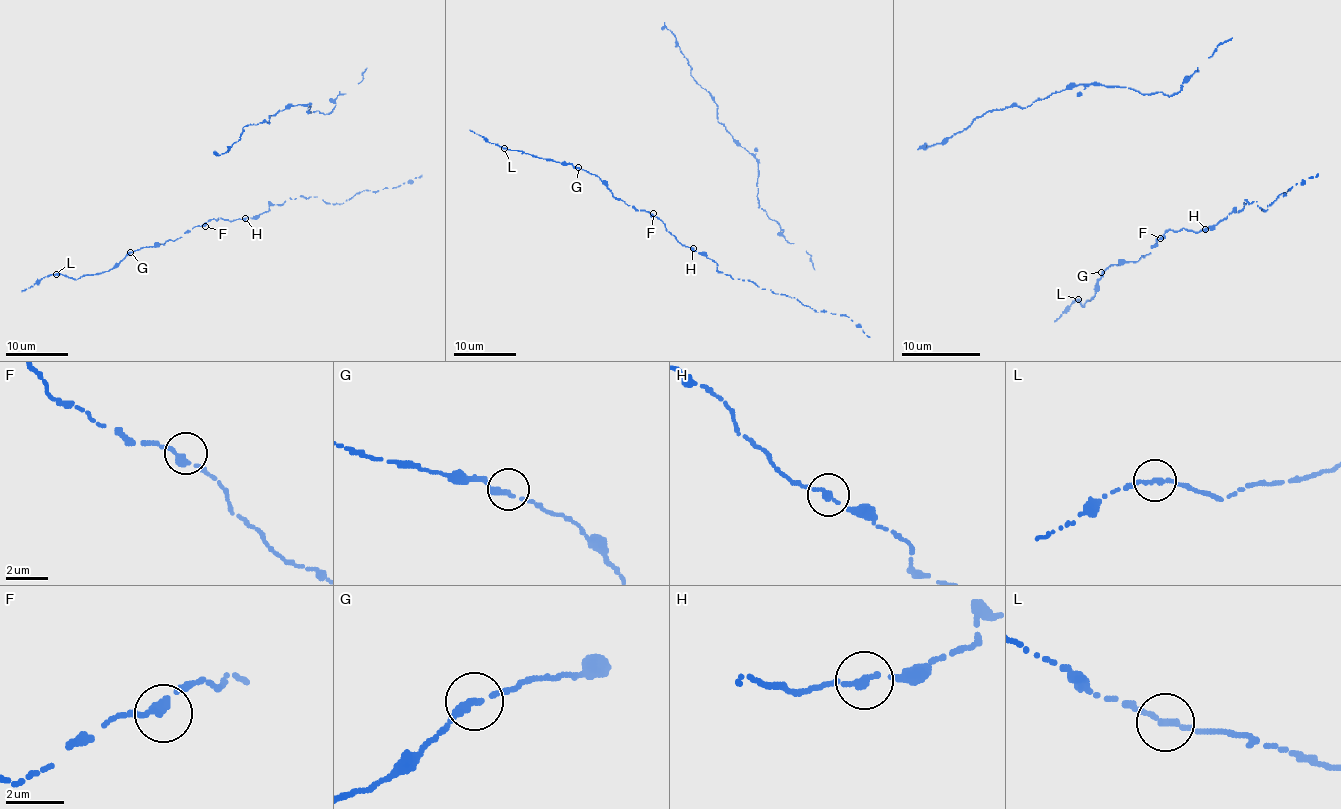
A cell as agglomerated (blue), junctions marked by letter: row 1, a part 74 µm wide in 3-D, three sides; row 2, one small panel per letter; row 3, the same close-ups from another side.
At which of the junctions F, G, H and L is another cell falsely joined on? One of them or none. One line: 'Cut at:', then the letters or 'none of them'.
Cut at: none of them

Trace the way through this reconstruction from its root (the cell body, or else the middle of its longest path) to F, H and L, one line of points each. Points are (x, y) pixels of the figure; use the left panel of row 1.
F: (296, 198), (282, 204), (270, 204), (267, 212), (253, 218), (209, 219), (205, 226)
H: (296, 198), (282, 204), (270, 204), (267, 212), (245, 218)
L: (296, 198), (270, 204), (253, 218), (209, 219), (165, 244), (129, 252), (93, 275), (75, 280), (56, 274)

